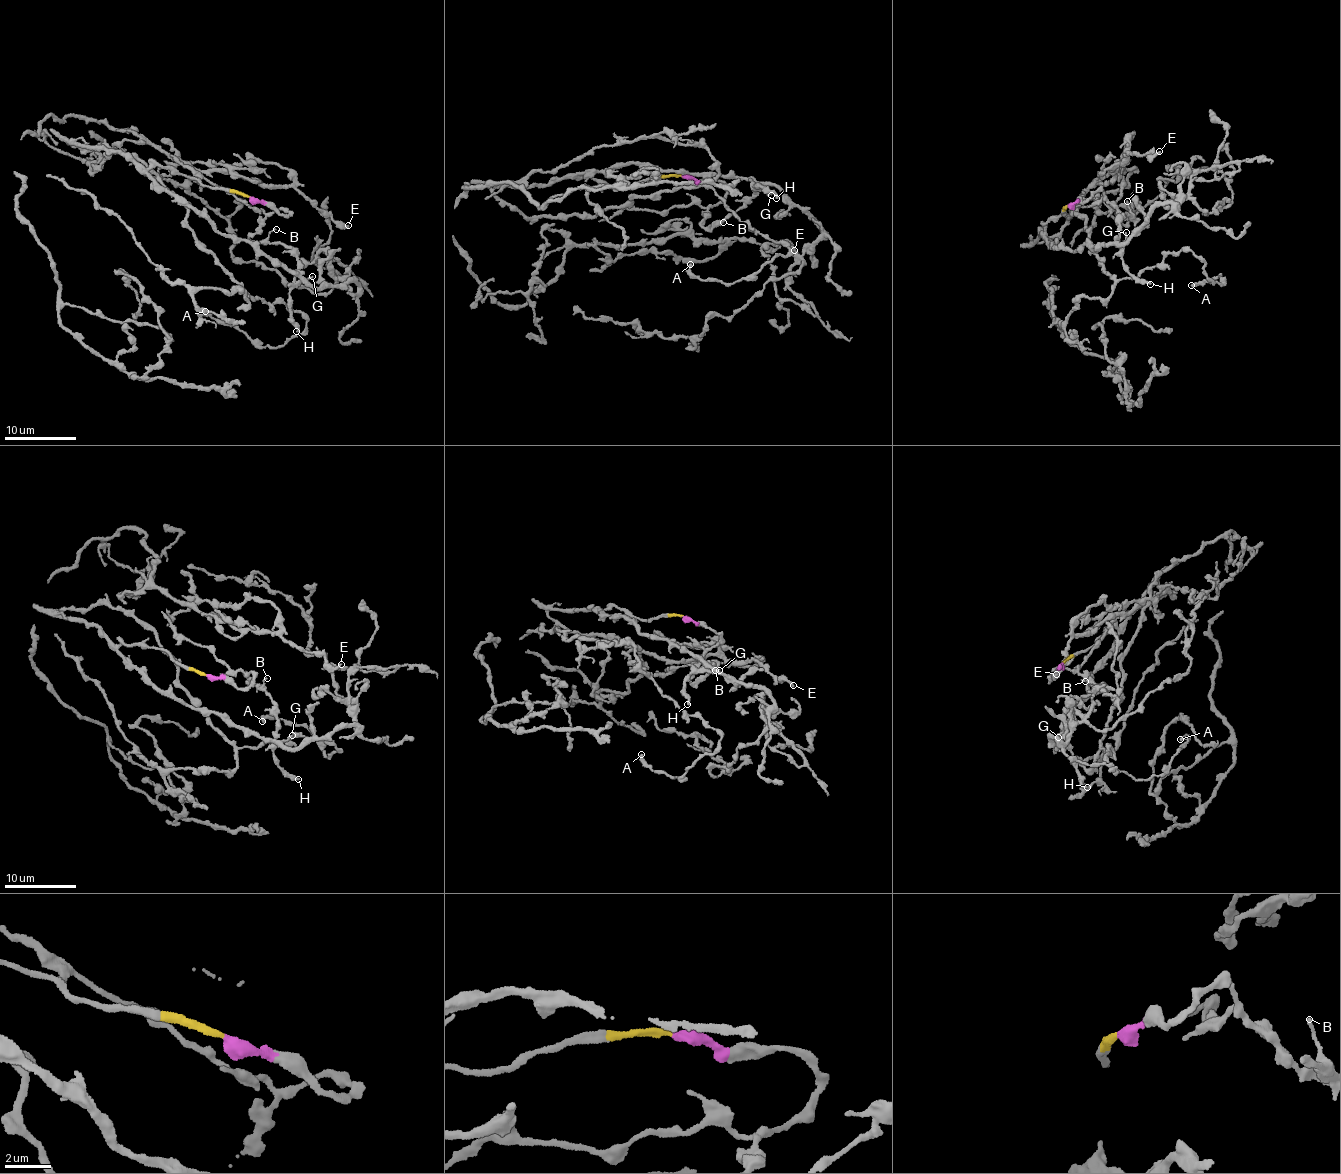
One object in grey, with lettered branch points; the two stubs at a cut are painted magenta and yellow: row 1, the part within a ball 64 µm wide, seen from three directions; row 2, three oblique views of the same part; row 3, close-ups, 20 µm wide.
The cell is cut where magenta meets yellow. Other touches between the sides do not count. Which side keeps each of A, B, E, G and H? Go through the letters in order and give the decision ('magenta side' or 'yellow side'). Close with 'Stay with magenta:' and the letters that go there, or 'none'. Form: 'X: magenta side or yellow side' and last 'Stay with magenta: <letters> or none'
A: yellow side
B: magenta side
E: yellow side
G: magenta side
H: magenta side
Stay with magenta: B, G, H

